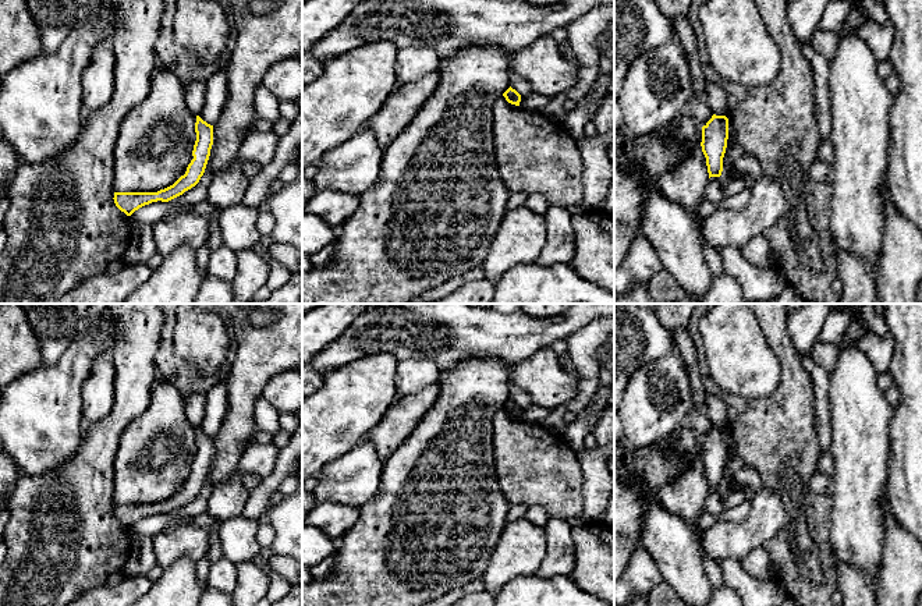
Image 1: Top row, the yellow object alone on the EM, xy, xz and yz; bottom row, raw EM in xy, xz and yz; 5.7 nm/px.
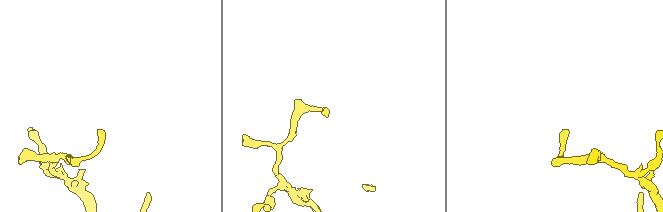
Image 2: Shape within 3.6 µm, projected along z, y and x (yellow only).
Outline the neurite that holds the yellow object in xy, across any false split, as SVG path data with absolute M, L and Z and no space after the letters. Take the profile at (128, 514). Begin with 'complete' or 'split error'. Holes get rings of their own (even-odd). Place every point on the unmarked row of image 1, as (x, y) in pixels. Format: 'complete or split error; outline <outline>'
complete; outline M196 428L195 444L196 453L192 463L194 471L188 476L184 488L181 488L173 497L157 504L114 504L113 511L116 518L127 528L131 528L145 517L157 513L169 514L195 499L203 488L210 468L213 457L213 437Z

